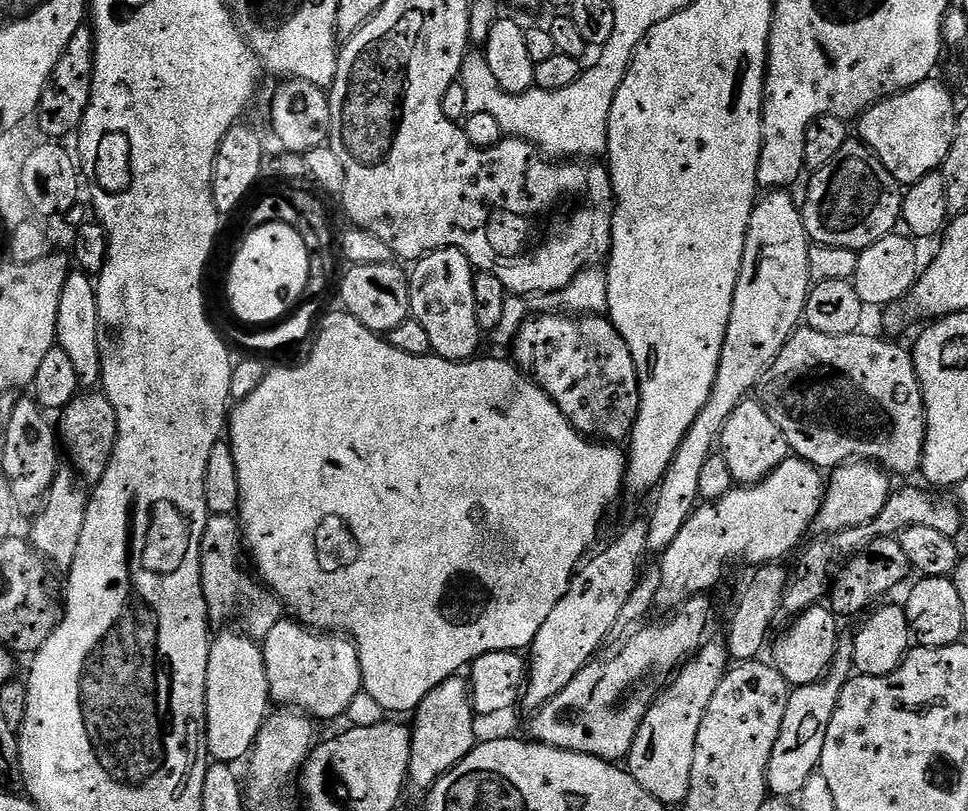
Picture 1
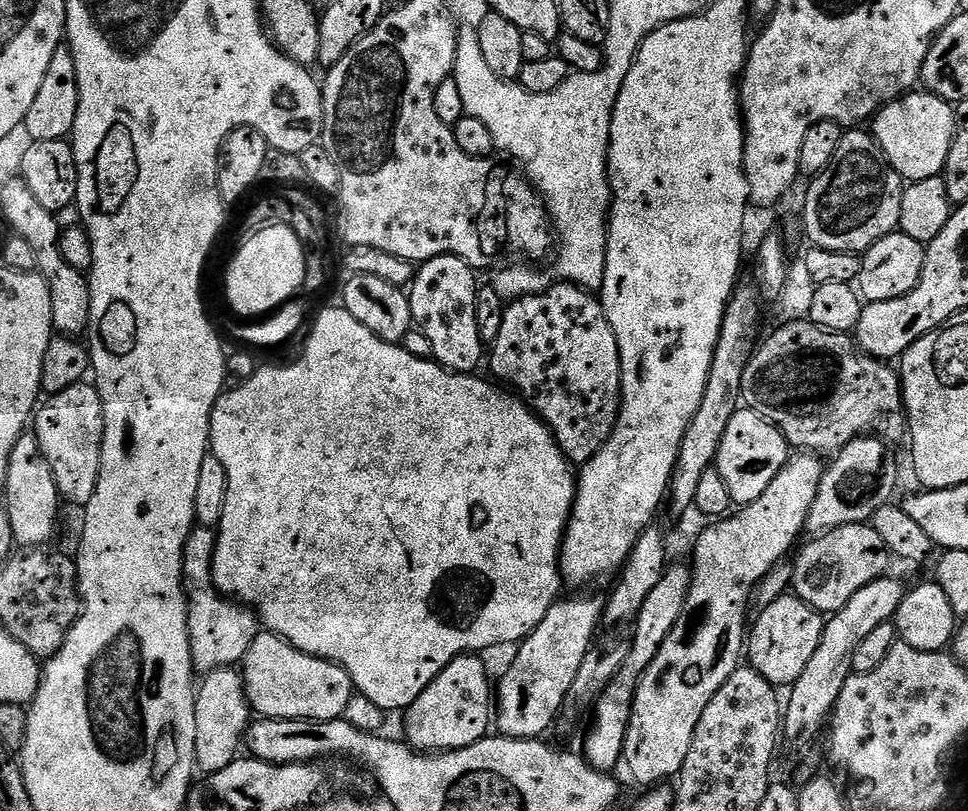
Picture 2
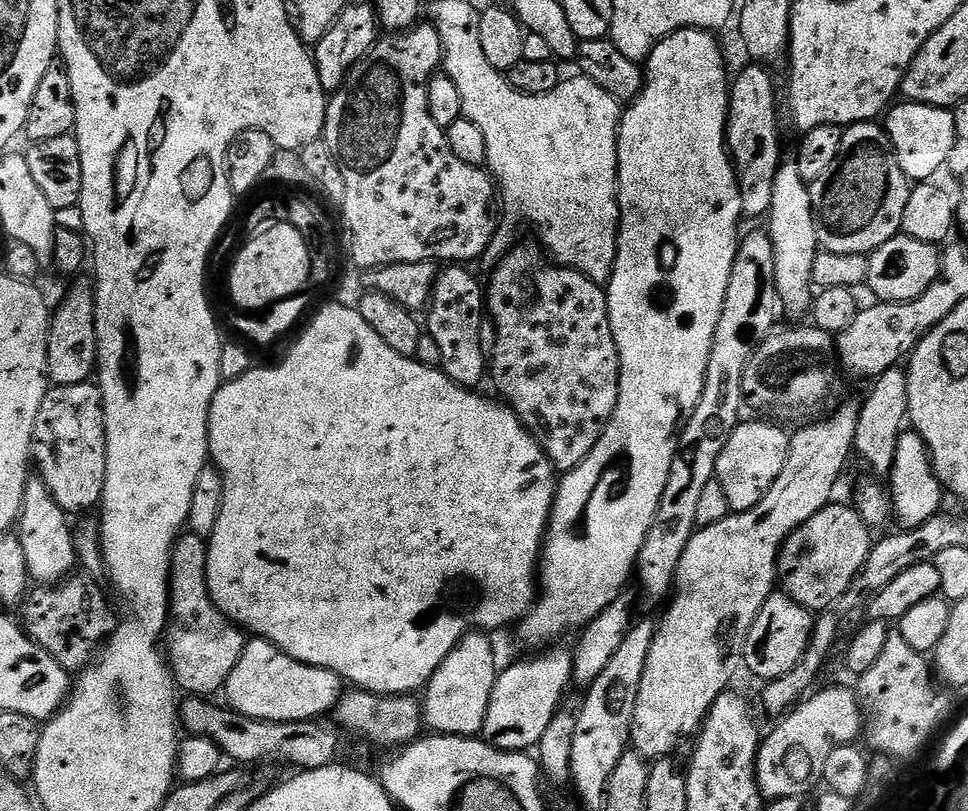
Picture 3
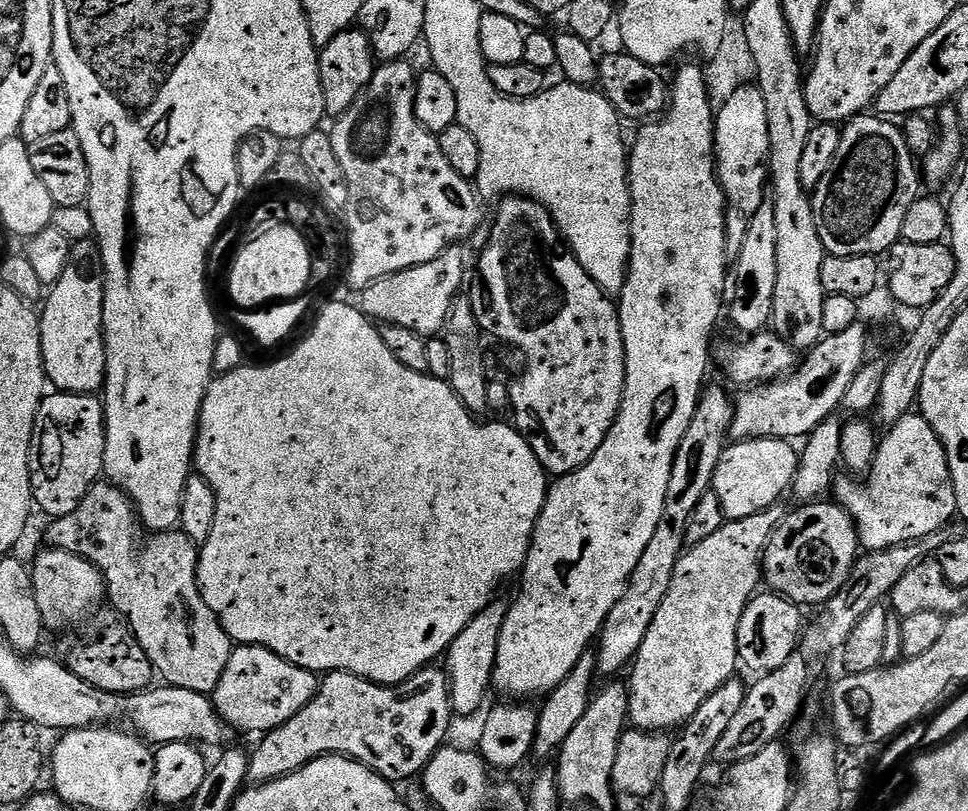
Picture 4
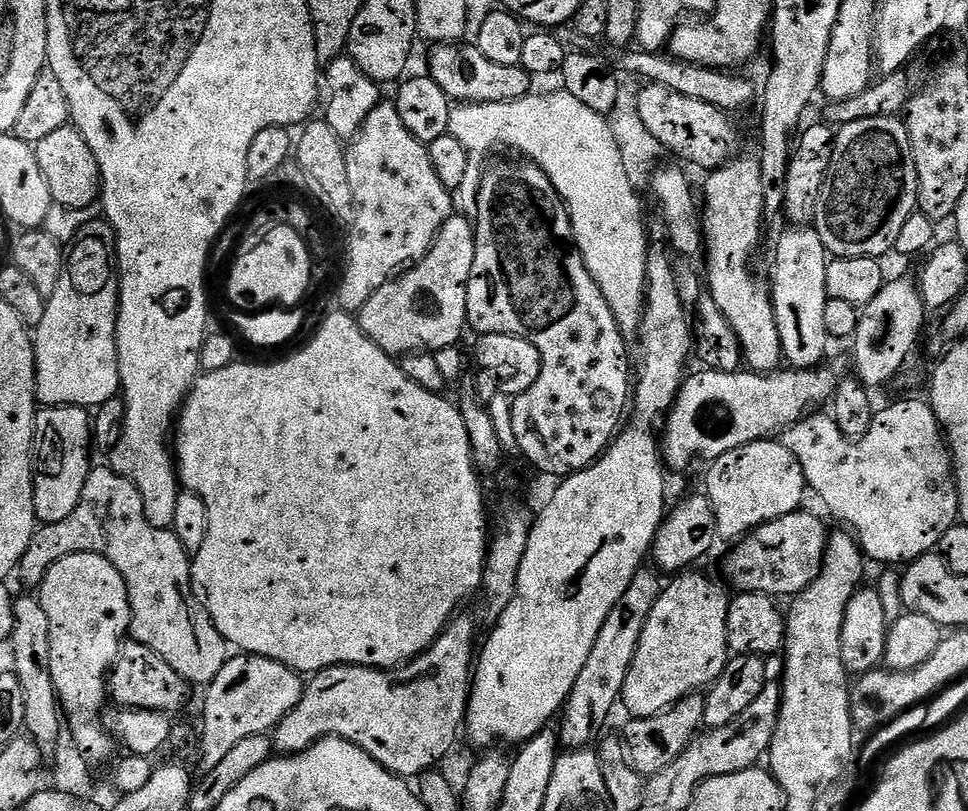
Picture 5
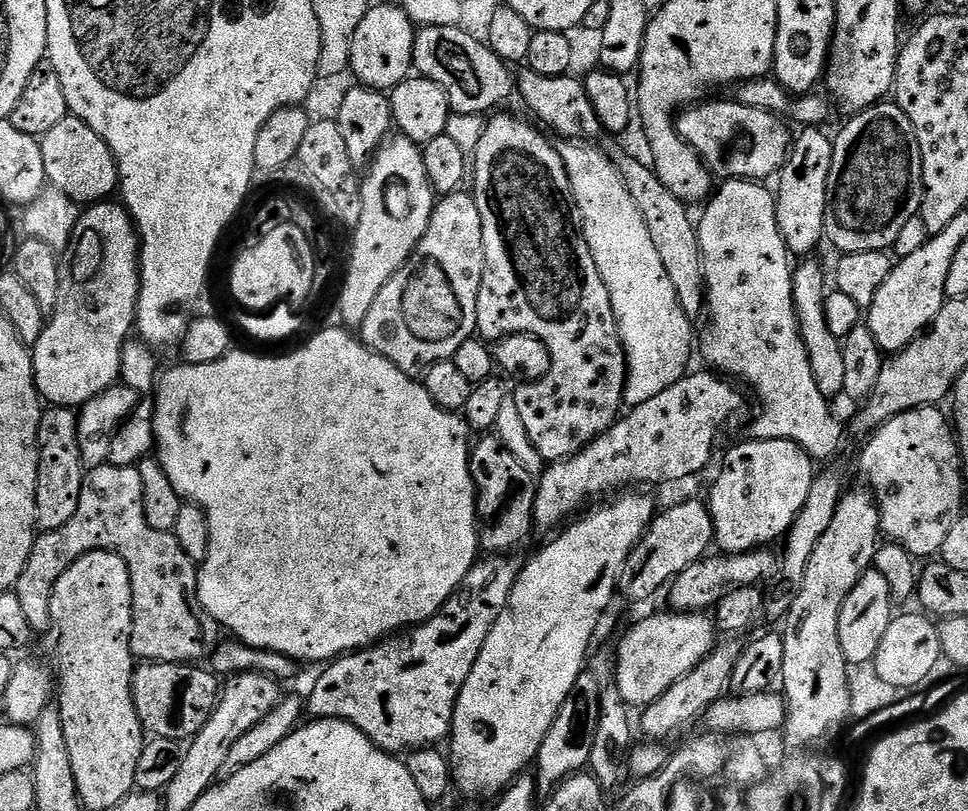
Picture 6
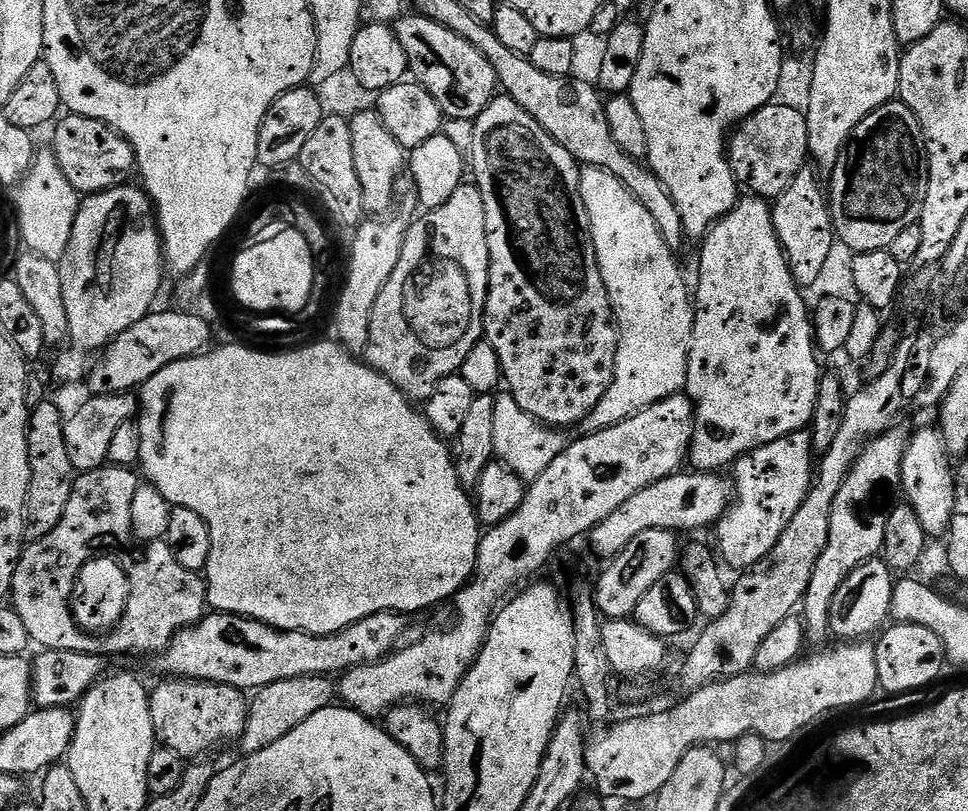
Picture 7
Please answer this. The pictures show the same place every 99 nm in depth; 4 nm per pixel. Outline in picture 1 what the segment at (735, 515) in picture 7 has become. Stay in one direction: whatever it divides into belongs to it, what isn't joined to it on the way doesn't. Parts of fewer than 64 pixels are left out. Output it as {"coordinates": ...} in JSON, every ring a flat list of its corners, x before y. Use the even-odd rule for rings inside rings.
{"coordinates":[[755,398,741,400,739,406,734,410,734,414,730,414,730,418,726,418,726,426,722,430,718,441,718,452,719,455,724,457,726,466,730,468,733,481,740,486,757,484,759,480,764,480,783,460,789,459,790,456,786,438,782,438,782,430,778,430,778,426,774,426,774,422,770,419,770,414,766,414,764,407]]}

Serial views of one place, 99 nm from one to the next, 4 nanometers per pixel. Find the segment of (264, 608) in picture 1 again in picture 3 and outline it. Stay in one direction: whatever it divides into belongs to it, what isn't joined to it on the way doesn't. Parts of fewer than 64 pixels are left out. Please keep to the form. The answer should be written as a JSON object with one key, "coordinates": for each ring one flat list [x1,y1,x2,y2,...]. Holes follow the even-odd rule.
{"coordinates":[[191,534,181,535,172,549,172,575,170,577,170,615,166,629,166,659,172,669,172,677,177,685,196,698,211,697,211,692,219,693,230,678,230,670,238,666,246,636,241,629,227,620,216,609,216,603,208,592,208,545,205,537]]}

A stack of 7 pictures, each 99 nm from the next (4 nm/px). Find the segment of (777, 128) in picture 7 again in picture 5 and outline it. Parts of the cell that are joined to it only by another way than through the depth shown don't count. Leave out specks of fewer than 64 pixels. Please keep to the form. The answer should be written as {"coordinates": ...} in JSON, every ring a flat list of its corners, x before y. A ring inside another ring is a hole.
{"coordinates":[[648,82,639,89,637,106,644,125,654,134,661,149,668,151,669,148,703,170,721,168,741,151,740,132,731,120,733,117,710,102,678,94,669,86]]}

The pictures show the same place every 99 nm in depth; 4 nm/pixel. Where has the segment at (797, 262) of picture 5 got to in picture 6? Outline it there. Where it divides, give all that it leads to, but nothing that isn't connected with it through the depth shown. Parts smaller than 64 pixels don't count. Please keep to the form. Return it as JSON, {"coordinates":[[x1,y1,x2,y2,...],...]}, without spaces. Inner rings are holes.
{"coordinates":[[808,258,804,264,795,269,792,274,792,293,794,294,794,306,796,317,800,323,802,342,808,351,810,358,810,370,814,370,814,382,826,394,843,393,846,382,846,362,844,361,844,349,842,341,830,334,830,326,826,326,826,314,824,313,824,272,815,264,815,259]]}

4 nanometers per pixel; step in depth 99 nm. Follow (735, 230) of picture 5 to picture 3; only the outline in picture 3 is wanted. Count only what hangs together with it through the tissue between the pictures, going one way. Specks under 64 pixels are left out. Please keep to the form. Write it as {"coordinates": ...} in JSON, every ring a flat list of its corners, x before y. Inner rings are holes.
{"coordinates":[[749,66,731,81,728,98,728,151,736,168,744,216,763,217,774,198,774,174,782,163,780,120,776,117,776,88,767,67]]}

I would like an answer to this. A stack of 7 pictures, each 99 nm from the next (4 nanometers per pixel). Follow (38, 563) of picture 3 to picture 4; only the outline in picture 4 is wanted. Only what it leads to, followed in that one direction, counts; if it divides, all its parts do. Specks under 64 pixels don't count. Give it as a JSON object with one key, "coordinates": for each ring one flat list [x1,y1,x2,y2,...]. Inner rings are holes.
{"coordinates":[[49,547,31,565,34,582,34,598,38,598,38,610,42,610,45,629,68,628,83,618,84,612,96,608,104,600,105,573,95,568,88,560,63,552,60,548]]}

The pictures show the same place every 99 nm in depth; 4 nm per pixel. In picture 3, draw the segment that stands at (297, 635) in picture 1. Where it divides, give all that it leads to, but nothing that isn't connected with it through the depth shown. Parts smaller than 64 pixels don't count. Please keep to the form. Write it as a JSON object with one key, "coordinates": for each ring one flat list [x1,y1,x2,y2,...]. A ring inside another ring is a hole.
{"coordinates":[[252,638,245,643,242,658,238,658,238,666,234,666,234,670,230,670,230,678,224,684,222,692,223,695,228,695,226,704,233,712,255,720,297,724,303,720,324,718,327,712,329,715,342,695,342,681,338,674,334,674,328,668,303,664,290,658,290,654,283,652,276,644,272,644,268,640]]}

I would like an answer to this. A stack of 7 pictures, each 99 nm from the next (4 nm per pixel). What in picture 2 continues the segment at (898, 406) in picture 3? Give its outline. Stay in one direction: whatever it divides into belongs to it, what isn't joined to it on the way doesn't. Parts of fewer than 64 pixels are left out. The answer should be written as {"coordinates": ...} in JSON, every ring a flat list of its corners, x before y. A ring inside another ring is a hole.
{"coordinates":[[865,434,851,440,831,457,818,486,818,498,810,506,806,532,809,537,821,536,842,526,866,524,883,504,889,503,896,492,896,460,888,453,883,439],[876,439,876,440,875,440]]}

